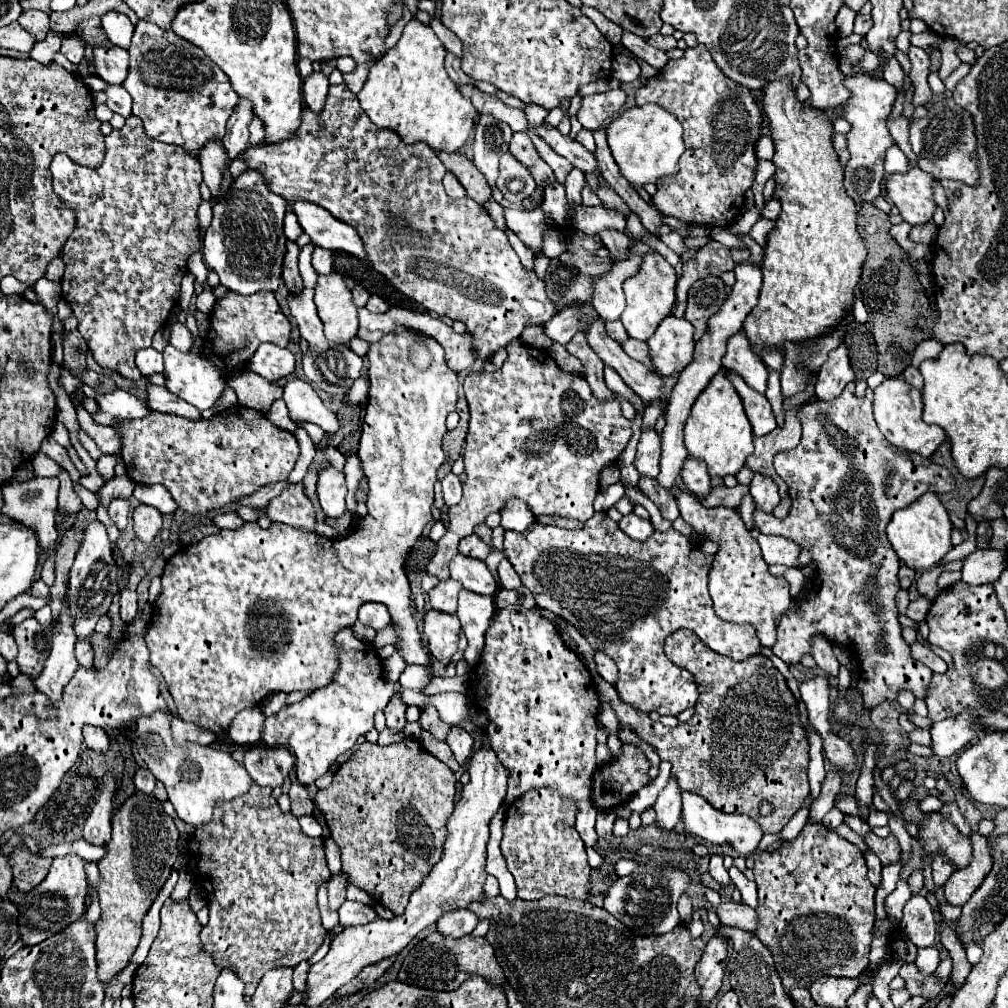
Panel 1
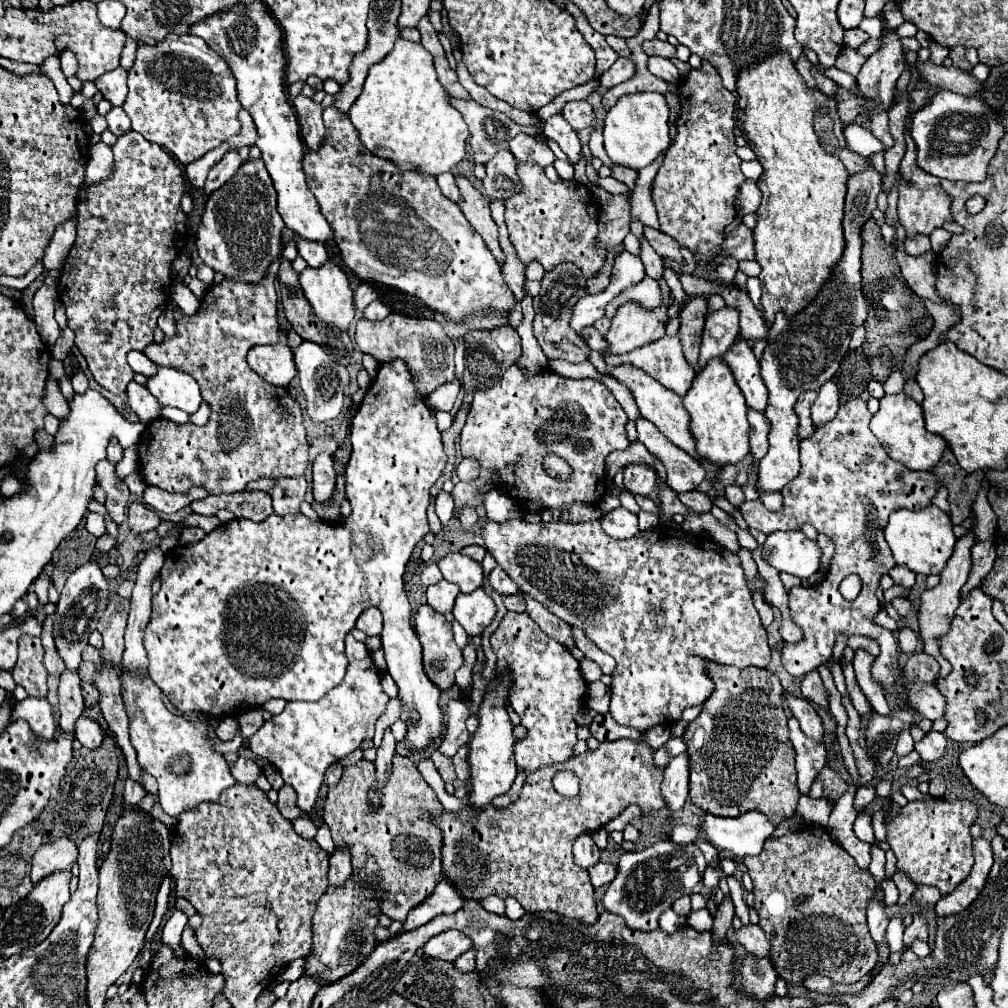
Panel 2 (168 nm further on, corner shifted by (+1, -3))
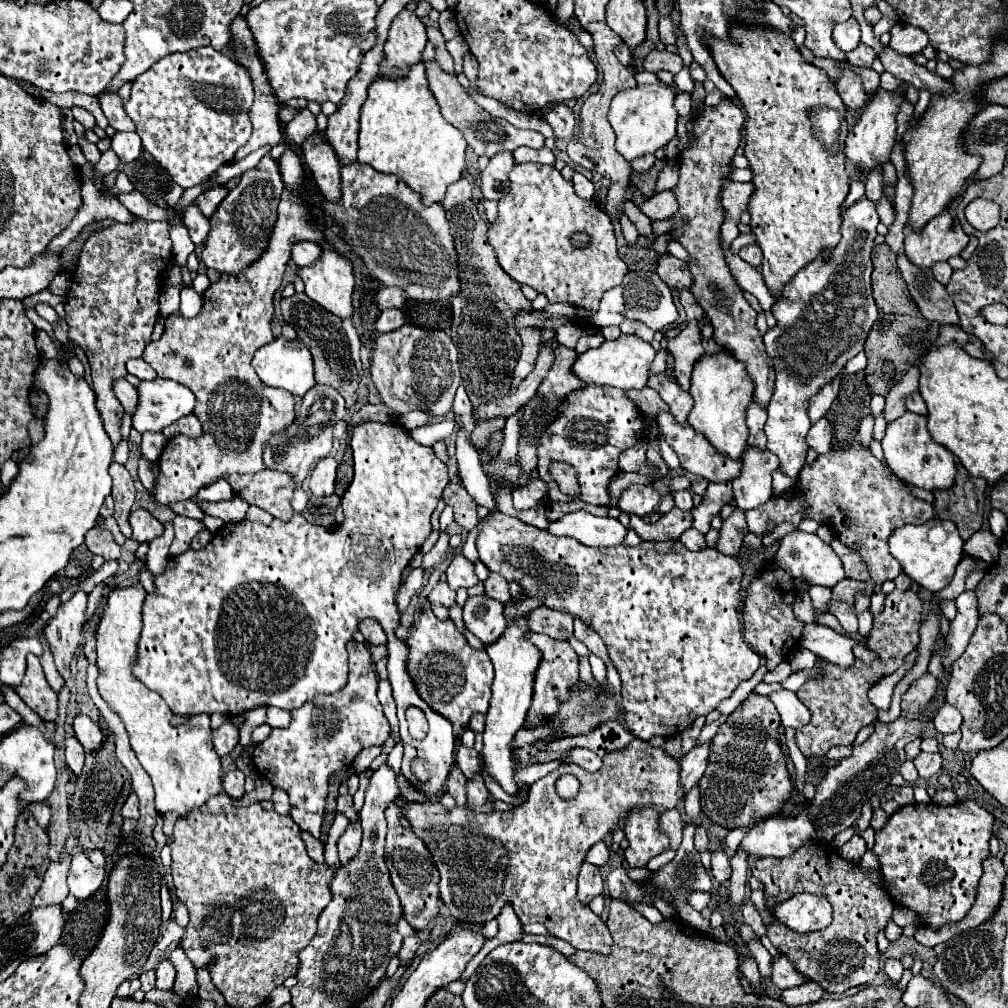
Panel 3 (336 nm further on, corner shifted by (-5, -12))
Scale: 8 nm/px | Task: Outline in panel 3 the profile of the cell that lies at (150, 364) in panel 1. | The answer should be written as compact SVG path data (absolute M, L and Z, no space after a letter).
M128 359L126 369L128 369L128 373L136 375L136 377L142 379L142 381L152 381L152 379L158 377L156 371L154 371L154 369L144 361L144 359Z

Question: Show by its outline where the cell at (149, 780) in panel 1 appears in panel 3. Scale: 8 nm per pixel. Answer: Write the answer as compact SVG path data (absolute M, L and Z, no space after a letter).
M130 793L130 797L126 799L126 803L122 807L122 815L138 819L138 795L136 793Z

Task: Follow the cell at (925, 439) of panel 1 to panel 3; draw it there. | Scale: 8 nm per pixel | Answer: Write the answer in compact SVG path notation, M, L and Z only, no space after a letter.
M906 411L902 417L890 421L886 427L886 435L882 439L882 449L884 449L888 467L892 467L892 471L904 483L924 487L928 491L952 487L954 475L956 475L954 455L944 445L932 441L932 437L926 429L926 417Z

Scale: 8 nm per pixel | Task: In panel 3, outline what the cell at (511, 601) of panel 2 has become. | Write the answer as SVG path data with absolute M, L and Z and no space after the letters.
M544 605L528 613L528 627L560 641L568 641L572 637L572 617L564 615L562 611L552 611Z

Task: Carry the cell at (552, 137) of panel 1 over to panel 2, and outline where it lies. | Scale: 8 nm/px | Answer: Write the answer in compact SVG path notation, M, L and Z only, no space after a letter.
M444 56L434 58L434 66L436 66L436 72L438 72L438 80L446 88L448 94L452 94L456 98L470 98L470 94L460 86L460 82L456 78L456 70L450 66L450 62Z

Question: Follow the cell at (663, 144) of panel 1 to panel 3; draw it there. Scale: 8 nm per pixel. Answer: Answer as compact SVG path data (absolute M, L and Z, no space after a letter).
M638 85L622 91L612 99L608 121L616 133L616 151L626 159L634 161L648 153L656 153L676 135L678 113L674 109L674 93L662 85Z

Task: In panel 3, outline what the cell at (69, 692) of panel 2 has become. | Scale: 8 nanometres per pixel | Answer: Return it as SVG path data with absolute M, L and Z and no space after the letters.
M66 735L64 747L66 747L66 763L68 763L70 771L74 775L80 775L82 763L84 763L84 747L76 741L74 735Z

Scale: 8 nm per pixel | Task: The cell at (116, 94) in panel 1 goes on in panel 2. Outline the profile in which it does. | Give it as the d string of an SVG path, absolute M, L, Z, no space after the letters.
M112 108L106 116L108 120L108 130L114 134L114 136L122 136L126 132L130 132L130 118L126 116L126 112L122 108Z

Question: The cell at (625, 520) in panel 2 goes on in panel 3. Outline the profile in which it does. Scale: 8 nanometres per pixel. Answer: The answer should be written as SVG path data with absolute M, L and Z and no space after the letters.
M572 511L548 527L548 533L552 535L568 535L592 547L620 545L628 531L630 529L614 517L596 517L586 511Z

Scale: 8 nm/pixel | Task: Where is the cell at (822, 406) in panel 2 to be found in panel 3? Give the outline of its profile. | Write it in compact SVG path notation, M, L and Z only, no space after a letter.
M822 417L808 431L808 437L806 437L808 447L816 449L816 453L828 451L828 447L832 445L832 433L834 433L834 427L832 427L830 419L828 417Z

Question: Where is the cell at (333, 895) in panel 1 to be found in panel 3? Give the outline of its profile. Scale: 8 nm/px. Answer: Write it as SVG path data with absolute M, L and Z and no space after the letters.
M360 823L348 825L344 835L338 839L338 857L340 857L342 865L346 865L348 861L352 861L356 857L358 849L360 849L360 839L362 839Z

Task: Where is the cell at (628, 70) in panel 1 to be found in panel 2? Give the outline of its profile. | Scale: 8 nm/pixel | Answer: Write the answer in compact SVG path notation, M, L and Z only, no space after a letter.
M608 36L608 44L610 44L610 48L612 48L614 52L618 52L620 56L624 56L624 58L630 58L630 50L628 50L628 46L626 46L626 40L624 40L624 38Z

